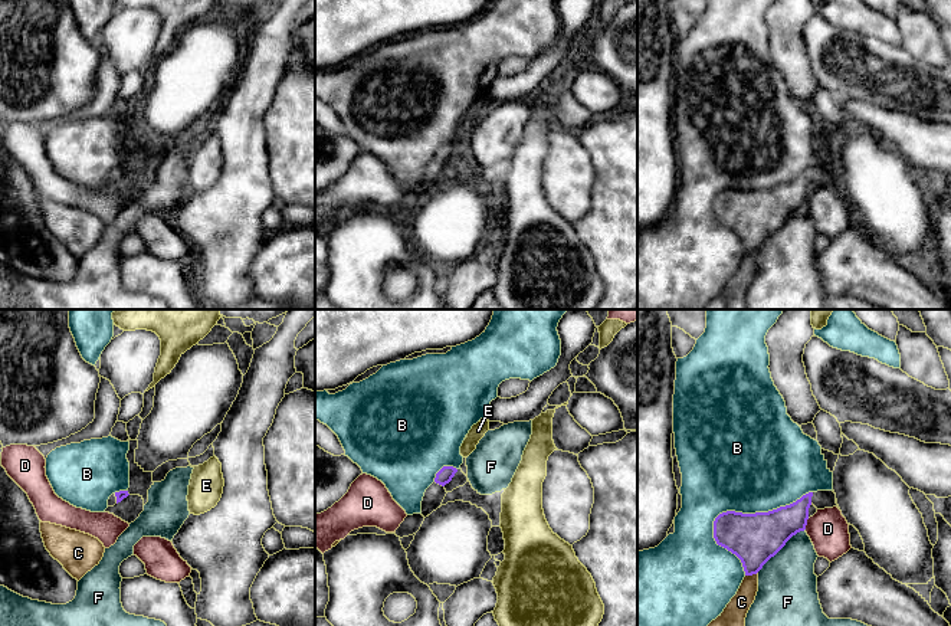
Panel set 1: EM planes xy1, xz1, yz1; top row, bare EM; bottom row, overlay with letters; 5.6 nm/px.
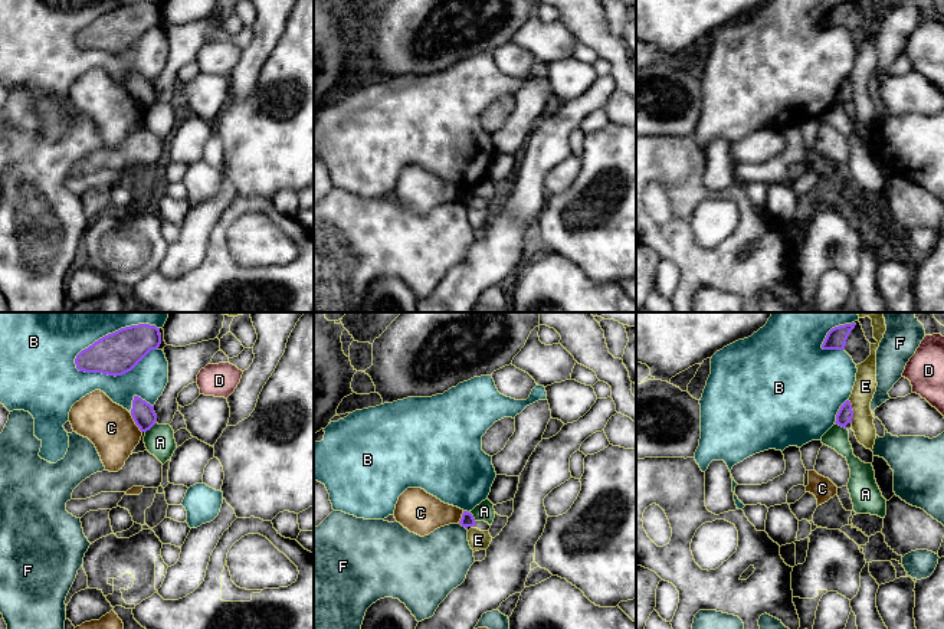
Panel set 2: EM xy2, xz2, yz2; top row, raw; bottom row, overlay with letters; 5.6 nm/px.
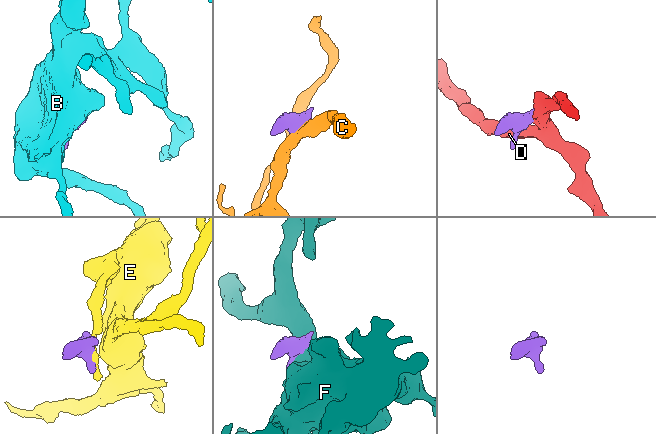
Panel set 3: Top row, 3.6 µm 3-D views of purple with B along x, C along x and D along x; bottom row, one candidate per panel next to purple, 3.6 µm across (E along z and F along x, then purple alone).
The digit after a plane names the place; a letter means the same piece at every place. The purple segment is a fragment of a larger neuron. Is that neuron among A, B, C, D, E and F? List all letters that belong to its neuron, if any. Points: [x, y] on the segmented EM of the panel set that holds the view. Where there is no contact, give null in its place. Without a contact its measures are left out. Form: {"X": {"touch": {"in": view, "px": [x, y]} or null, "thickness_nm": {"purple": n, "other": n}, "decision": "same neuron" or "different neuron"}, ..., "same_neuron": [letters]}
{"A": {"touch": {"in": "yz2", "px": [841, 425]}, "thickness_nm": {"purple": 90, "other": 130}, "decision": "different neuron"}, "B": {"touch": {"in": "xy2", "px": [112, 333]}, "thickness_nm": {"purple": 240, "other": 400}, "decision": "different neuron"}, "C": {"touch": {"in": "xy2", "px": [135, 423]}, "thickness_nm": {"purple": 130, "other": 260}, "decision": "different neuron"}, "D": {"touch": {"in": "yz1", "px": [806, 524]}, "thickness_nm": {"purple": 260, "other": 220}, "decision": "different neuron"}, "E": {"touch": {"in": "yz2", "px": [852, 412]}, "thickness_nm": {"purple": 90, "other": 130}, "decision": "different neuron"}, "F": {"touch": {"in": "yz1", "px": [780, 549]}, "thickness_nm": {"purple": 280, "other": 340}, "decision": "different neuron"}, "same_neuron": []}

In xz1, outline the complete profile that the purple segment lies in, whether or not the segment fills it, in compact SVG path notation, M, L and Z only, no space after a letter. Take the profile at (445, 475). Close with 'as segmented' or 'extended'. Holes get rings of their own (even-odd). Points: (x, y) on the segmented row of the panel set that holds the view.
M443 466L434 478L434 482L426 489L423 501L422 501L422 515L426 518L433 511L440 508L445 496L446 489L445 485L452 481L455 473L458 472L453 466Z | extended

